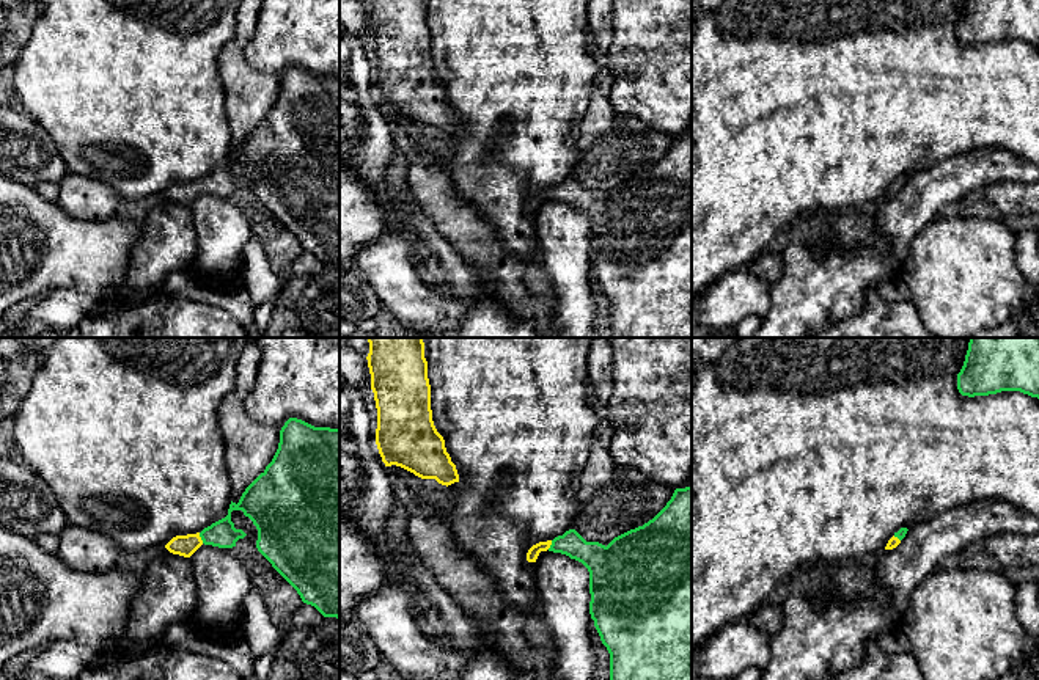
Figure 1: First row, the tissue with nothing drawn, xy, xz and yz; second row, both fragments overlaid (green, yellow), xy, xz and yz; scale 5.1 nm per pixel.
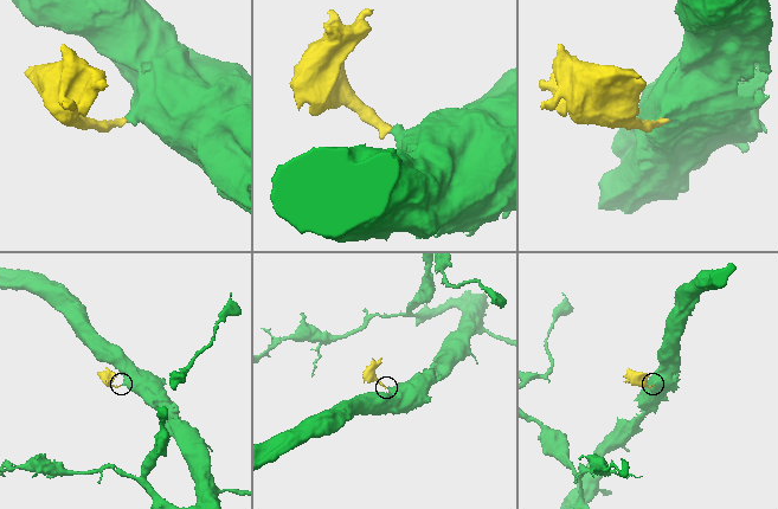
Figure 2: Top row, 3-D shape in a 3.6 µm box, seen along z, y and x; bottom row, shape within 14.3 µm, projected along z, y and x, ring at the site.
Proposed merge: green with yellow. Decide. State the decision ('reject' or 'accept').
accept

